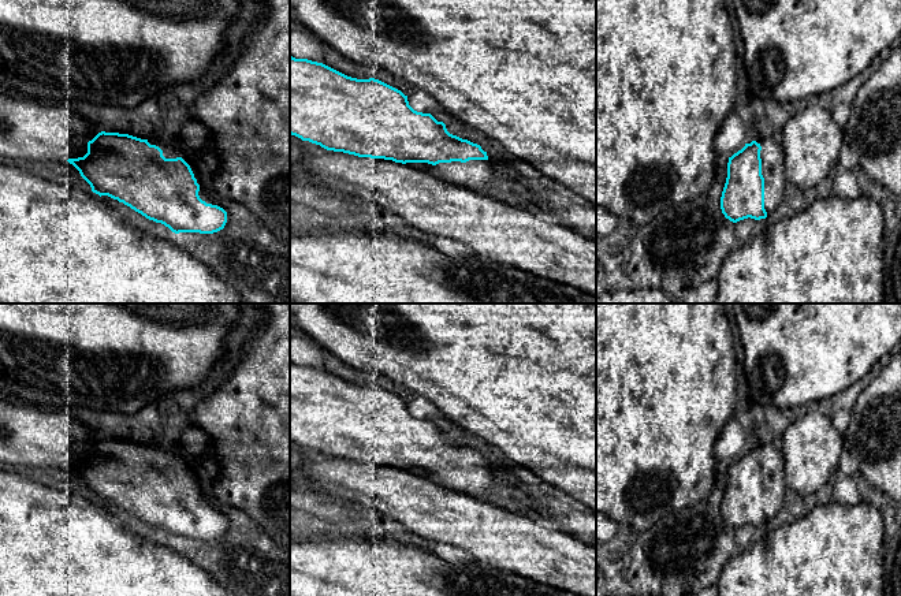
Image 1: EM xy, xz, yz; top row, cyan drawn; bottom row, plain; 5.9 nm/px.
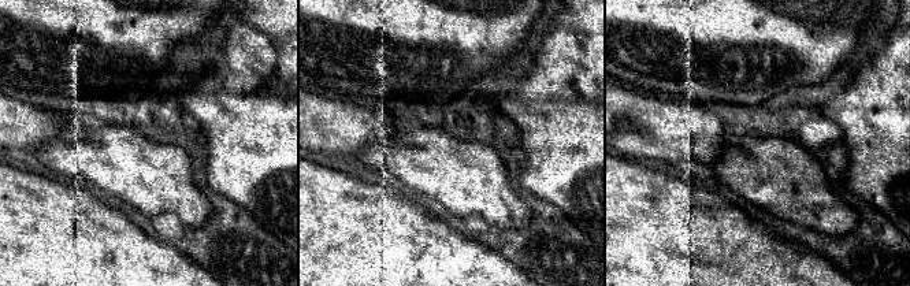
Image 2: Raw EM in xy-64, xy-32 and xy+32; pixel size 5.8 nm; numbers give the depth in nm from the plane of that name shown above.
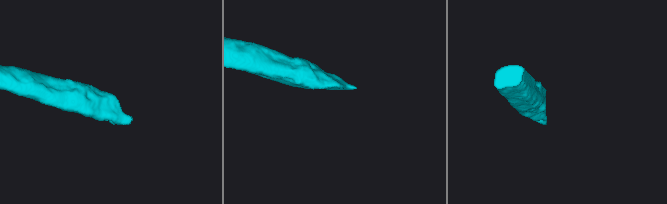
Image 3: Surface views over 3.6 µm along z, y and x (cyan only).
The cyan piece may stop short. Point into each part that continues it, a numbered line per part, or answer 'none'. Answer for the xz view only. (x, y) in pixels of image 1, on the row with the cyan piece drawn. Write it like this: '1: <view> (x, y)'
1: xz (480, 175)

